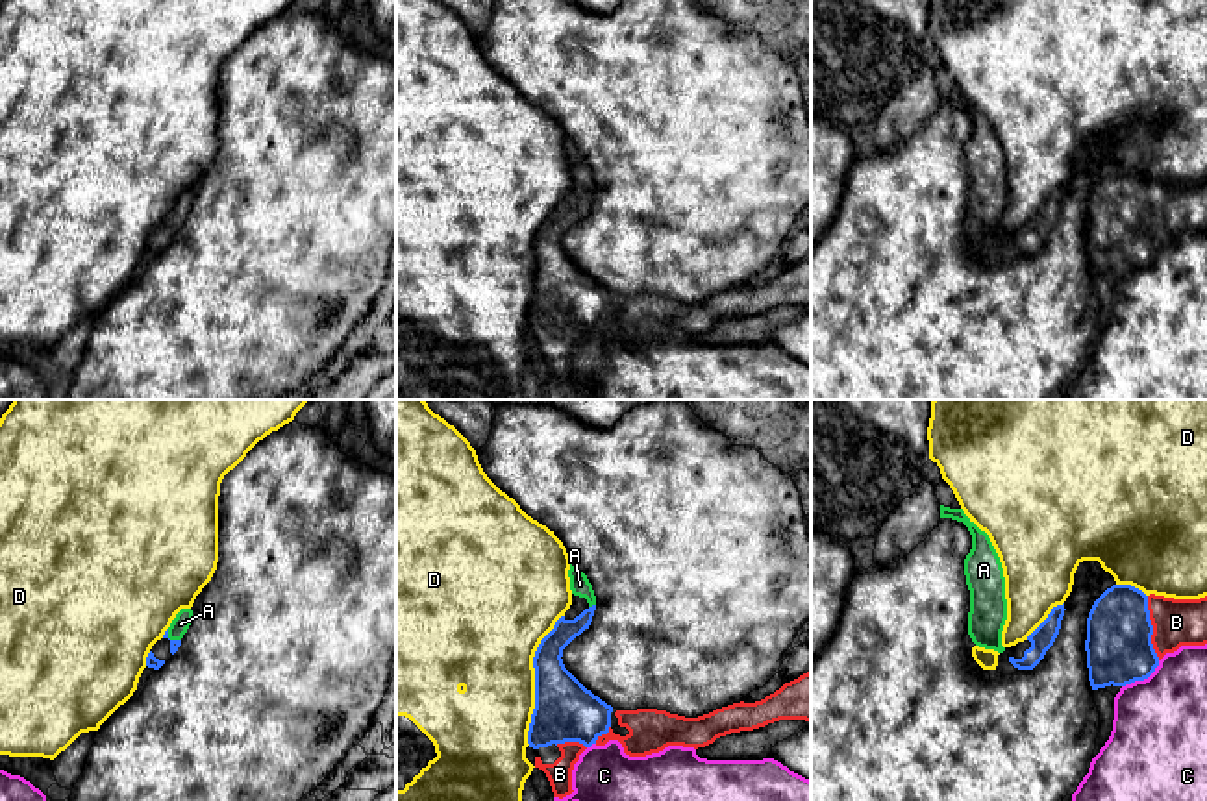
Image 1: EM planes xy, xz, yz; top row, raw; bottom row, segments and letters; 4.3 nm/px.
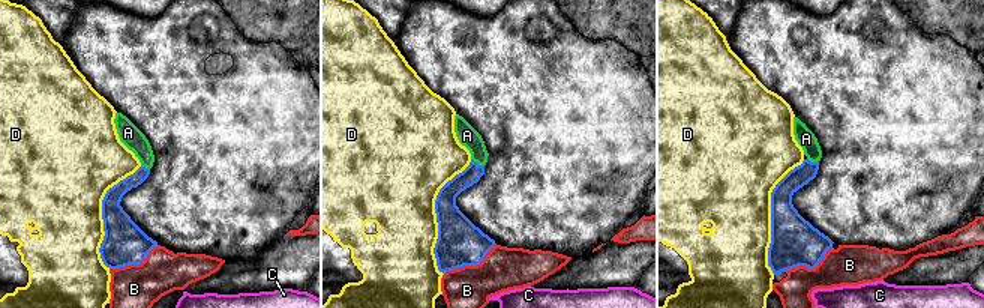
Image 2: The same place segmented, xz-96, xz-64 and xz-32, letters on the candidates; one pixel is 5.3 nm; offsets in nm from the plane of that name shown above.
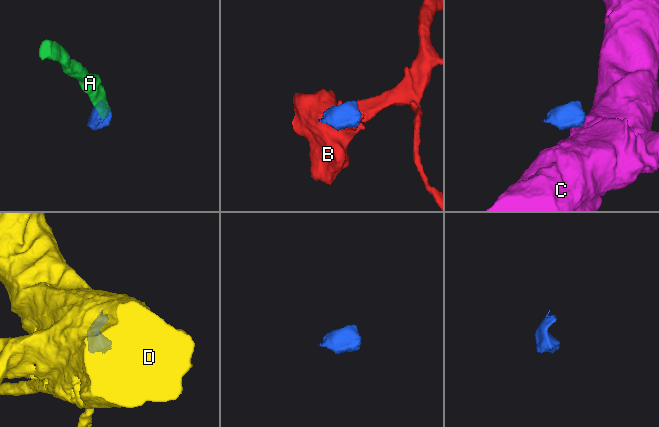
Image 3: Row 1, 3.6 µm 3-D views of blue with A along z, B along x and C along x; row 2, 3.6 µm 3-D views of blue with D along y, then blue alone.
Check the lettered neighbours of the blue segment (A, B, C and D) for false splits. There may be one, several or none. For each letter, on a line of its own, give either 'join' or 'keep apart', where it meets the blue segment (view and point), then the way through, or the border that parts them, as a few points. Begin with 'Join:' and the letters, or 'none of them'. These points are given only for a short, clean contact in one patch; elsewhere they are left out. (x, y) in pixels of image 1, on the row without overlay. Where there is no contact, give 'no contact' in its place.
Join: A, B
A: join | xz (593, 191) | across xz (565, 217), (574, 213), (593, 191), (589, 180), (580, 171)
B: join | yz (1152, 213) | across yz (1119, 232), (1133, 217), (1152, 213), (1176, 208)
C: keep apart | yz (1143, 265) | along yz (1159, 246), (1146, 263), (1122, 272)
D: keep apart | xz (535, 265)

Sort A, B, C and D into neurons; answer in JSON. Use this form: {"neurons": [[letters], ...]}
{"neurons": [["A", "B"], ["C"], ["D"]]}

